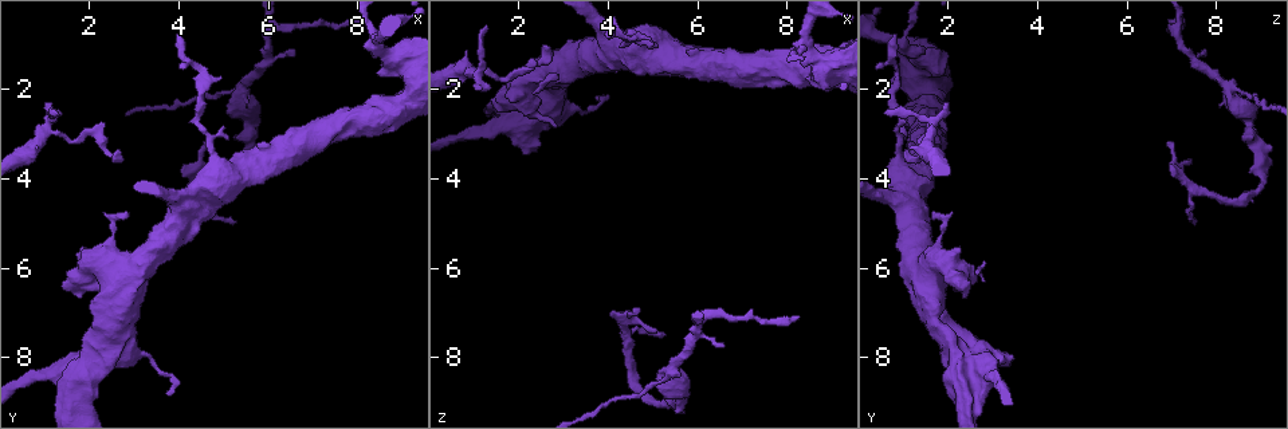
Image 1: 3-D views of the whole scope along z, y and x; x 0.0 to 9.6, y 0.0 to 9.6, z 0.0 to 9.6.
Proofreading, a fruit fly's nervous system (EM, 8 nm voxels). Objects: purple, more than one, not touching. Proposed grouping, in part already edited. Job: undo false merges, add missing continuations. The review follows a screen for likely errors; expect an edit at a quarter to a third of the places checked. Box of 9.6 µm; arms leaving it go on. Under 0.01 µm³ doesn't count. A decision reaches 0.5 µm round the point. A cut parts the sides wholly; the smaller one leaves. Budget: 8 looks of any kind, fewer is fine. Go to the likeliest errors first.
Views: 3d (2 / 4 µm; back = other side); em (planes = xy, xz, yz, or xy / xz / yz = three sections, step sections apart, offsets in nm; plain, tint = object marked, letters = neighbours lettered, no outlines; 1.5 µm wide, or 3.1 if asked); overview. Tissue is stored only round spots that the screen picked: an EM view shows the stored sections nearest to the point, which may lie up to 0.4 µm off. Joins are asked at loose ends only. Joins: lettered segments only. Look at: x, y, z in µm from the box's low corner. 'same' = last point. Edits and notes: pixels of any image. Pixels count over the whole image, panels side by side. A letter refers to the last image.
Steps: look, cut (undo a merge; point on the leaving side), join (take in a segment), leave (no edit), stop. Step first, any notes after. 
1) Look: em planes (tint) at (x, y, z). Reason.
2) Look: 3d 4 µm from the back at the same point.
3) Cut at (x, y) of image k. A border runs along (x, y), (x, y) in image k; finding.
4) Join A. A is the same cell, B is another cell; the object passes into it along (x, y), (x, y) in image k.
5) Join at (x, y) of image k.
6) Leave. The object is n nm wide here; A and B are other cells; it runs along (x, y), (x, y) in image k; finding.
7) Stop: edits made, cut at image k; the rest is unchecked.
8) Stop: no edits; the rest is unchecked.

Look: 3d 2 µm from the back at (8.50, 1.05, 1.00). Thick turns thin.

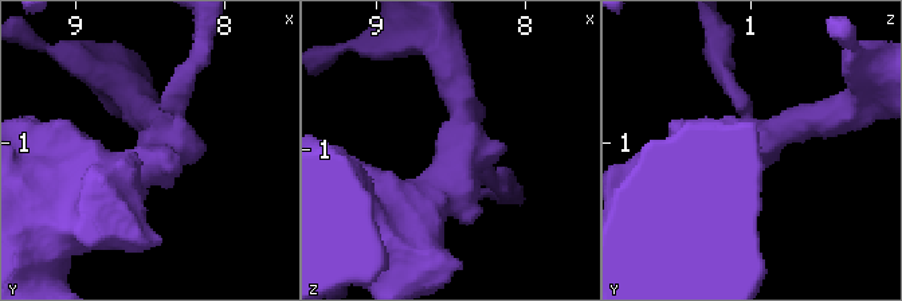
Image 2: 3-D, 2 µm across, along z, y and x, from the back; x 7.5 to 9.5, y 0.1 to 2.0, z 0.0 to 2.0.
Look: em planes (plain) at (8.42, 1.04, 1.00). 3 arms meet here; need the tissue.

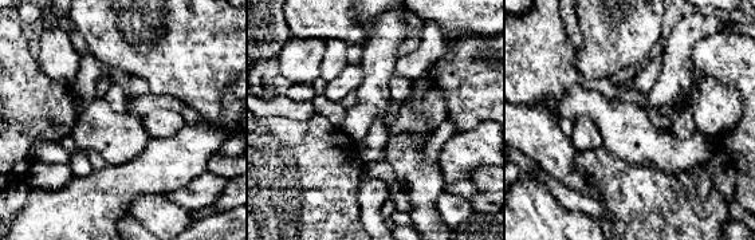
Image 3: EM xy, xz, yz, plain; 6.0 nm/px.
Look: em planes (letters) at the same point.

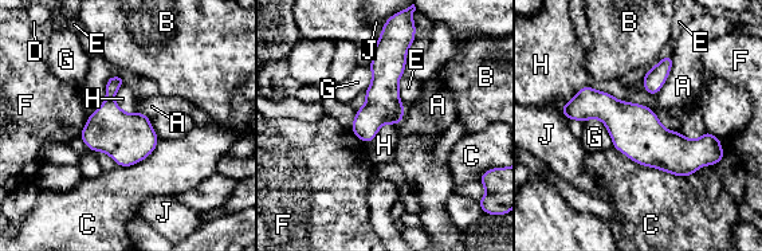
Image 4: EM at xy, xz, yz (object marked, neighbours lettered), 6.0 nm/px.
Cut at (113, 85) of image 4. A, B, C, D, E, F, G, H and J are other cells; a border runs along (106, 98), (112, 99) in image 4; two cells meet here.

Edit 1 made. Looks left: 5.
Look: overview. See it whole again.

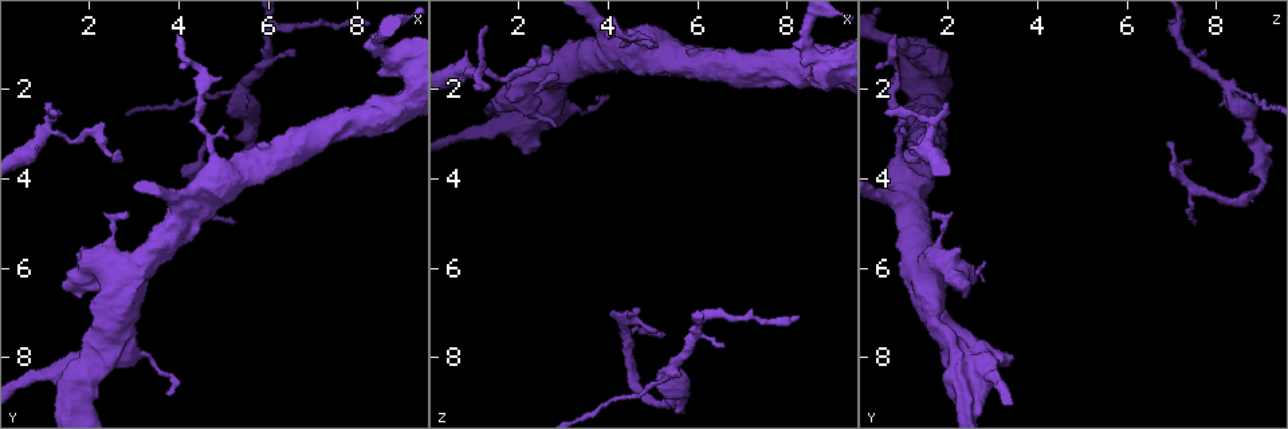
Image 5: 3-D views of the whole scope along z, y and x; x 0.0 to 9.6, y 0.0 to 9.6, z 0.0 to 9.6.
Look: 3d 4 µm at (2.45, 3.40, 1.40). Abrupt turn.

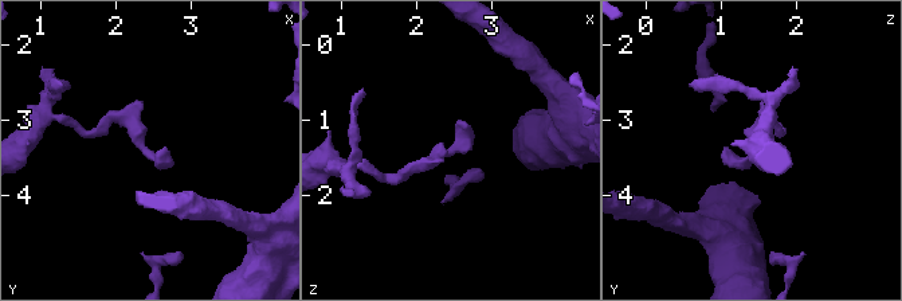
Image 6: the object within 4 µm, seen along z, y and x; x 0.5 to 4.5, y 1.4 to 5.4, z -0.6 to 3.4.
Look: em planes (letters) at (2.40, 3.40, 1.40). Shape alone is not enough.

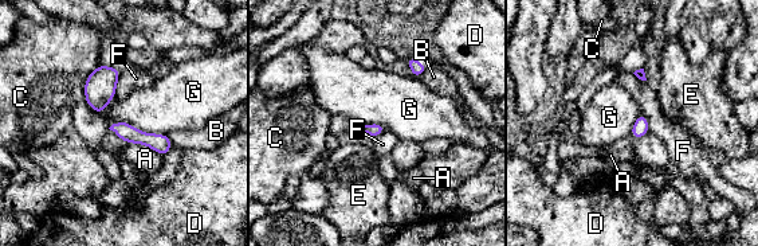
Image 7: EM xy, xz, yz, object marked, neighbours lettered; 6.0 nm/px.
Leave. The longest contact is with G, 360 nm; A, B, C, D, E, F and G are other cells; one cell here.

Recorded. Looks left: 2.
Look: em planes (plain) at (5.20, 5.00, 7.50). Thin end.

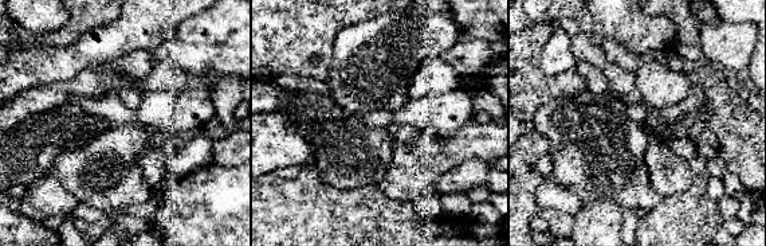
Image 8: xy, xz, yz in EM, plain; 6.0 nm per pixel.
Look: em planes (letters) at the same point.

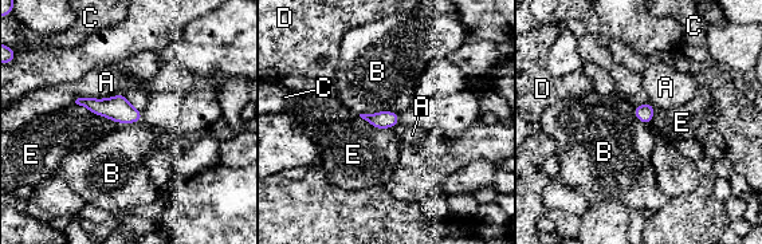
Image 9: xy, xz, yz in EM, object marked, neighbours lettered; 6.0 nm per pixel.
Leave. The object is 110 nm wide here; A, B, C, D and E are other cells; a border runs along (399, 113), (374, 111), (360, 114) in image 9; no lettered segment goes on from it.

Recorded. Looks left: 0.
Stop: edits made, cut at image 4; the rest is unchecked.

